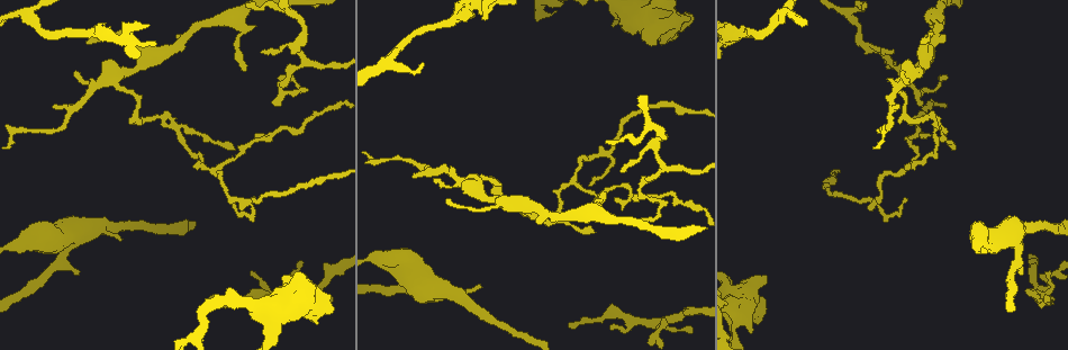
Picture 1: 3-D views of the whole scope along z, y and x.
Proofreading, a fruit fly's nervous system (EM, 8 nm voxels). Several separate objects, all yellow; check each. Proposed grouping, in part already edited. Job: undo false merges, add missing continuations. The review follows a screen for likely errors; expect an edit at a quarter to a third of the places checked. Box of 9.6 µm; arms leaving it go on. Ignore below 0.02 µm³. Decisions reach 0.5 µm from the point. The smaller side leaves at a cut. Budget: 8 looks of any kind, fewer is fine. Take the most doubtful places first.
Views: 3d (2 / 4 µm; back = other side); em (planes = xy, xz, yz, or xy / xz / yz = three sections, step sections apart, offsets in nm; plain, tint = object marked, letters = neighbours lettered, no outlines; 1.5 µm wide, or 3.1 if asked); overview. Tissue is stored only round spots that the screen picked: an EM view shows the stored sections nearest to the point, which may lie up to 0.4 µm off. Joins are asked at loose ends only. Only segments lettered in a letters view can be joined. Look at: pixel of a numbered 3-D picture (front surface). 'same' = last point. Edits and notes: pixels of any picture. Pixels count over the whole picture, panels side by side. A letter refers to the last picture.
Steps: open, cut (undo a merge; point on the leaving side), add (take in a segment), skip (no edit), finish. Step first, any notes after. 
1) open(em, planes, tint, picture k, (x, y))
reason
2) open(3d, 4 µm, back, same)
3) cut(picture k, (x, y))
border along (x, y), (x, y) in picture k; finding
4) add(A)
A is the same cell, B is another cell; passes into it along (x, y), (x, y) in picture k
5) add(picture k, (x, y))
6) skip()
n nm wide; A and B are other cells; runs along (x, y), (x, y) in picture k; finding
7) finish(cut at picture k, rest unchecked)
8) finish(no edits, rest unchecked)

open(em, planes, letters, picture 1, (174, 127))
a fork

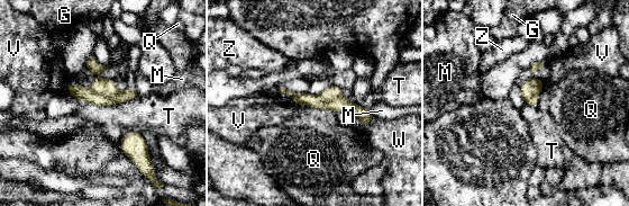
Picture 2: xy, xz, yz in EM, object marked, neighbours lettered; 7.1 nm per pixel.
cut(picture 2, (107, 88))
140 nm wide; G, M, Q, T, V, W and Z are other cells; border along (90, 87), (110, 99), (120, 95) in picture 2; two neurons meet here

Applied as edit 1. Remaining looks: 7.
open(em, xz, step 8, letters, picture 1, (482, 17))
three-way junction

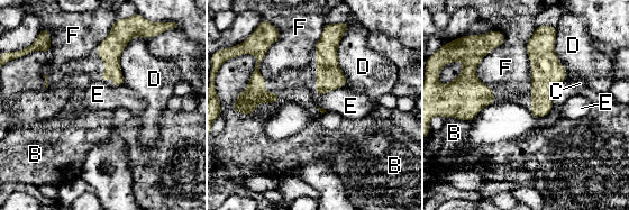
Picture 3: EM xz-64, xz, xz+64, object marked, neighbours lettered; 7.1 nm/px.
skip()
B, C, D, E and F are other cells; border along (454, 117), (471, 121) in picture 3; none of them fits

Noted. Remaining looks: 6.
open(em, planes, plain, picture 1, (636, 197))
tapers out

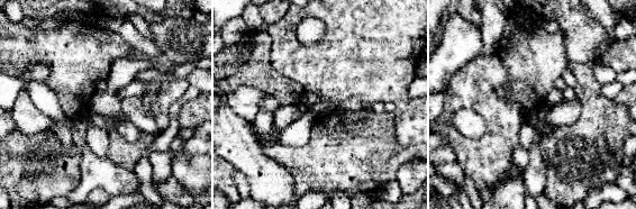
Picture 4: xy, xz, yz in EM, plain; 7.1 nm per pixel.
open(em, planes, letters, same)

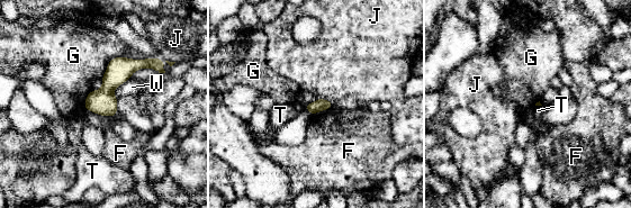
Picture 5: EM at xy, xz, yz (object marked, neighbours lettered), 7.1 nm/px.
skip()
F, G, J, T and W are other cells; border along (318, 97), (333, 102) in picture 5; no lettered segment goes on from it

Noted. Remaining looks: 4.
finish(cut at picture 2, rest unchecked)

